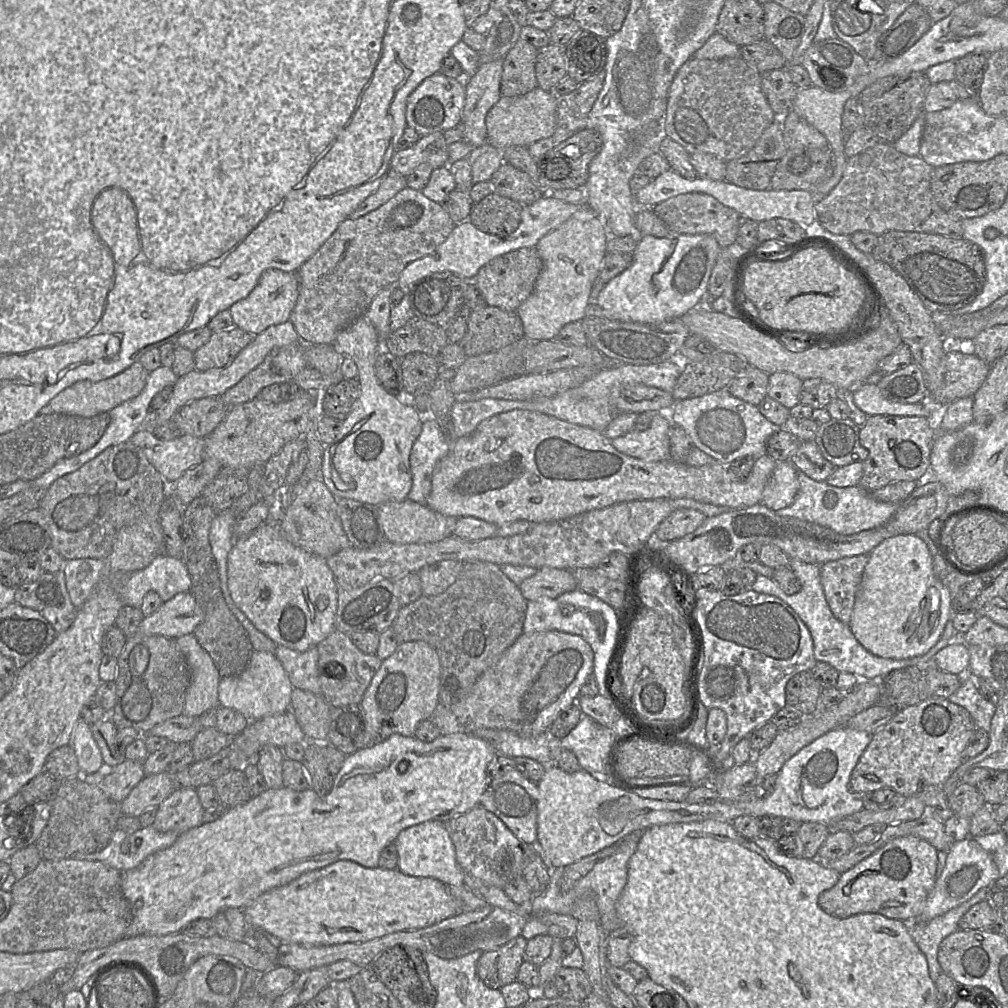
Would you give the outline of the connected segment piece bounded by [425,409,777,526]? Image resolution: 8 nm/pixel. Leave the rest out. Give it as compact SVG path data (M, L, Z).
M514 409L483 420L471 434L459 437L451 444L447 455L434 469L431 491L425 504L446 516L470 516L496 526L517 520L533 524L564 520L590 510L635 500L691 498L740 509L761 503L763 490L776 464L764 453L754 459L753 469L745 480L734 480L727 467L719 462L699 467L672 460L648 462L619 452L603 432L540 412Z

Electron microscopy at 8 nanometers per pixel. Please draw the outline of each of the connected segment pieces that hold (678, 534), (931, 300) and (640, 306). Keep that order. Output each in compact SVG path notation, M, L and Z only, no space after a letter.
M678 509L664 519L655 530L663 541L672 541L693 533L706 520L706 516L695 509Z
M888 231L877 237L871 255L899 273L931 314L950 314L969 305L981 292L986 278L982 249L963 238Z
M671 234L663 238L644 235L633 252L631 265L603 286L596 303L615 319L625 322L651 325L680 318L690 309L706 305L708 282L719 251L715 238L706 234Z

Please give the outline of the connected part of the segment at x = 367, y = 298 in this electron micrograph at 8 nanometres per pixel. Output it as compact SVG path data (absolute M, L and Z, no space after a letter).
M406 187L377 209L356 219L345 219L340 223L333 234L323 243L323 245L298 269L299 295L297 303L290 315L290 322L294 325L300 340L306 345L334 344L337 335L346 327L355 322L358 318L365 316L367 309L373 299L383 289L393 287L398 283L402 270L416 259L434 253L437 247L442 244L456 224L453 222L444 207L437 202L427 198L421 190Z

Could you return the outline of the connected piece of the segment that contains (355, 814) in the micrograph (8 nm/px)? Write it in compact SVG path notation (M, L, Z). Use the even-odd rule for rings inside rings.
M392 734L386 740L374 746L365 747L347 755L334 780L332 789L327 795L321 795L313 788L296 791L283 786L277 789L268 789L242 805L227 809L221 818L210 823L203 823L181 833L172 846L148 856L139 866L127 871L121 871L122 892L132 907L132 921L125 931L125 937L139 935L164 936L181 932L188 923L194 920L212 919L217 913L227 908L244 909L263 893L286 885L306 872L324 868L339 860L351 860L367 868L378 867L381 851L387 845L394 843L402 830L426 821L447 822L478 806L481 795L488 785L487 766L496 755L497 751L493 746L472 735L442 734L431 742L424 742L416 736ZM409 755L417 756L415 765L408 766L406 764L408 761L405 760L405 757Z

